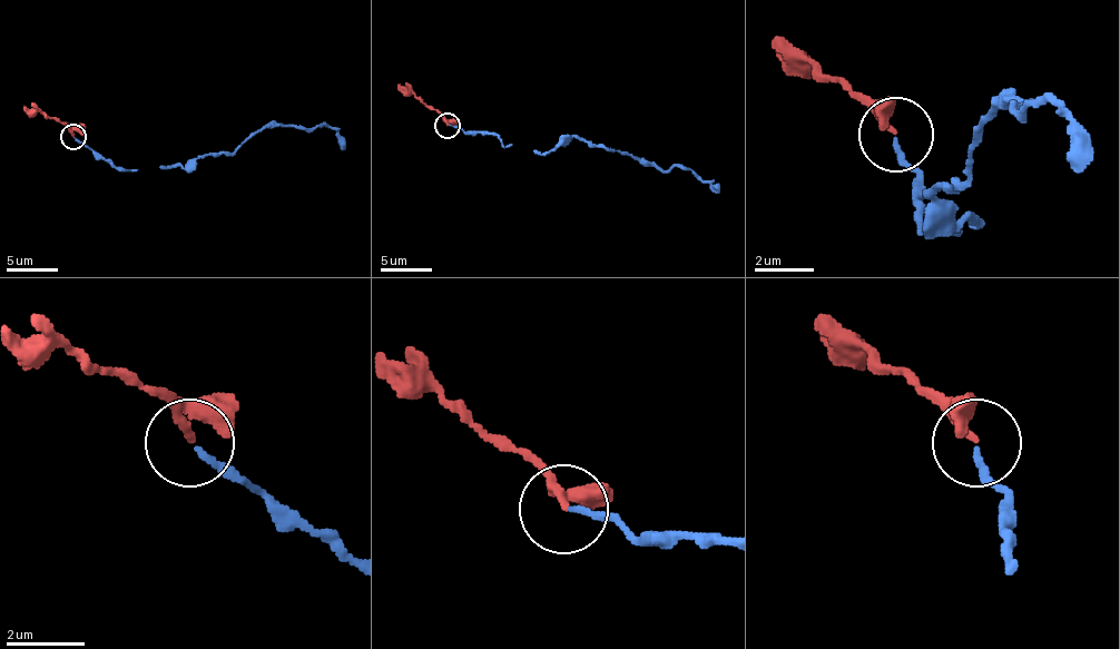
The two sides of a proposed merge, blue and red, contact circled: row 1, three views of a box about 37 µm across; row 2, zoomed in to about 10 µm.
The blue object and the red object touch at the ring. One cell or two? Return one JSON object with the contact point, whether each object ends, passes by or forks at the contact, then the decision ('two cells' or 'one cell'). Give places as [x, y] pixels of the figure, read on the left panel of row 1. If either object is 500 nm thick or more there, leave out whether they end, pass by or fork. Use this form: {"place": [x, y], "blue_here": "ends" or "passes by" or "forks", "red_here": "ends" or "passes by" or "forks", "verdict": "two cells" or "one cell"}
{"place": [72, 136], "blue_here": "ends", "red_here": "passes by", "verdict": "one cell"}

